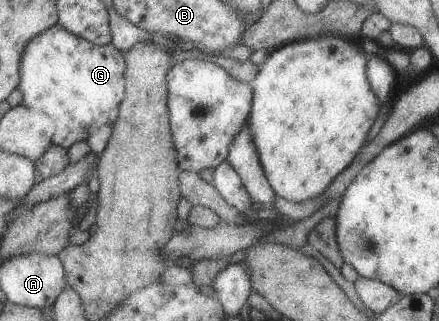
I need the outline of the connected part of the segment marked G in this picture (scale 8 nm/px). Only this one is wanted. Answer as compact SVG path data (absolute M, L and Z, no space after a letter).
M57 23L37 35L27 44L23 53L19 89L24 95L24 104L34 110L43 111L54 119L58 126L53 141L69 149L75 142L87 141L91 133L105 125L114 126L119 119L123 100L126 98L126 56L113 45L91 43Z

